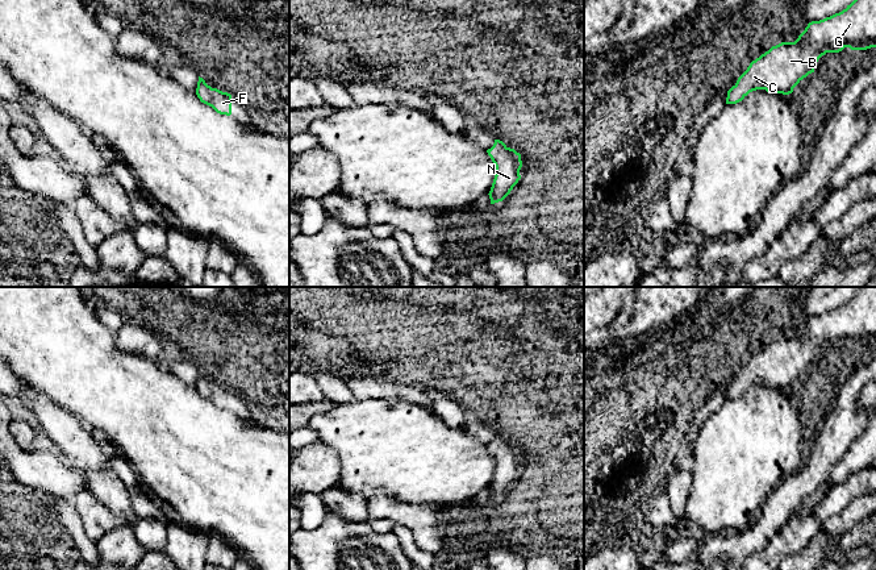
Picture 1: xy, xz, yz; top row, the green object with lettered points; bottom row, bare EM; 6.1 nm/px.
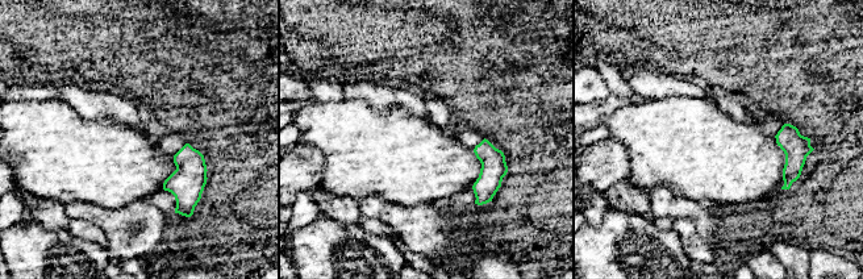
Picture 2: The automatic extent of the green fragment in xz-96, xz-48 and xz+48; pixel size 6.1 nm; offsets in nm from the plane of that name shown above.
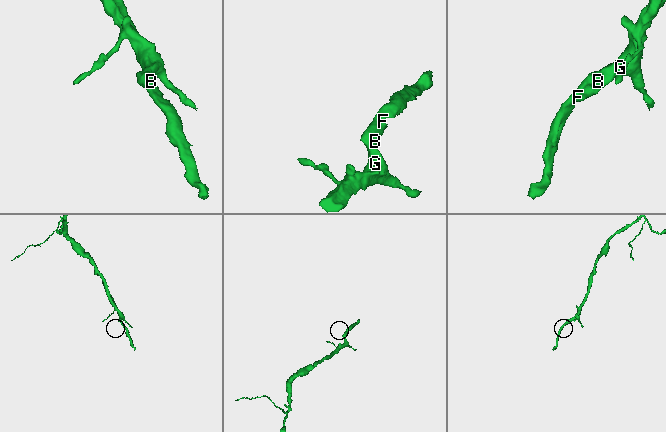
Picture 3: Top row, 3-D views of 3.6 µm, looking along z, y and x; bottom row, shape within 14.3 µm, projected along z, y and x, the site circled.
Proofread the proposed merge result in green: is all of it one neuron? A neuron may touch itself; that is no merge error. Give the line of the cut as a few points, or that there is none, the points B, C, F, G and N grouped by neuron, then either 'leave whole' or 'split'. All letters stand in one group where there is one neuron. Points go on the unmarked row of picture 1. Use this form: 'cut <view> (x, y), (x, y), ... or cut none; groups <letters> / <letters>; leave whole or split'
cut none; groups B C F G N; leave whole

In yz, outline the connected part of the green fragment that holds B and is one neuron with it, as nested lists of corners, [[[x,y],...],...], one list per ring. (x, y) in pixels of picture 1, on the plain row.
[[[858,287],[855,295],[839,308],[812,316],[794,337],[781,337],[752,355],[737,378],[727,386],[726,399],[742,396],[750,387],[766,384],[789,390],[826,348],[839,348],[844,342],[867,345],[876,342],[876,287]]]

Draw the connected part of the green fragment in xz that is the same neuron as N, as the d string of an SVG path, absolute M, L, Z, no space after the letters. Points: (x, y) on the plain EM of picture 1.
M495 434L493 441L487 448L496 461L496 470L488 488L491 499L495 499L502 496L521 474L522 455L520 448L500 434Z

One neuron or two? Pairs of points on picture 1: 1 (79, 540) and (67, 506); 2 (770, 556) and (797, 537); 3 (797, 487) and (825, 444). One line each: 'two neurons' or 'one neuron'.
1: one neuron
2: one neuron
3: one neuron

